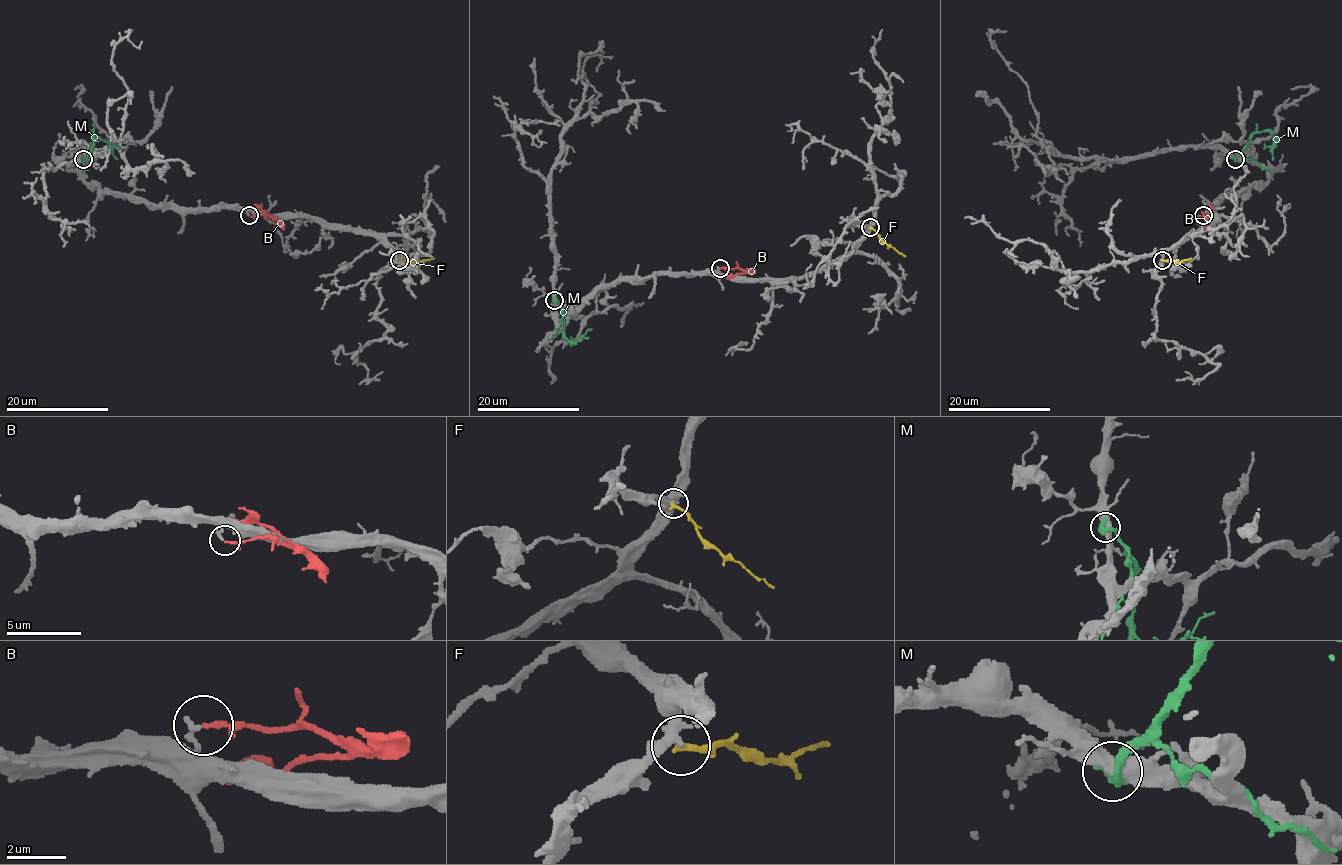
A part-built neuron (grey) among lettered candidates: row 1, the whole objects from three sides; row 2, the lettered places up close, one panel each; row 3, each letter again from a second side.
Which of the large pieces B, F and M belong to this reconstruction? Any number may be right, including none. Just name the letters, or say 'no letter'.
no letter

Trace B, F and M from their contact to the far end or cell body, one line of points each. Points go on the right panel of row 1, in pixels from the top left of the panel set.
B: (1203, 215), (1207, 217), (1211, 210), (1209, 204)
F: (1162, 260), (1180, 263), (1191, 258)
M: (1235, 159), (1250, 136), (1268, 131), (1277, 140), (1272, 148), (1272, 159)

